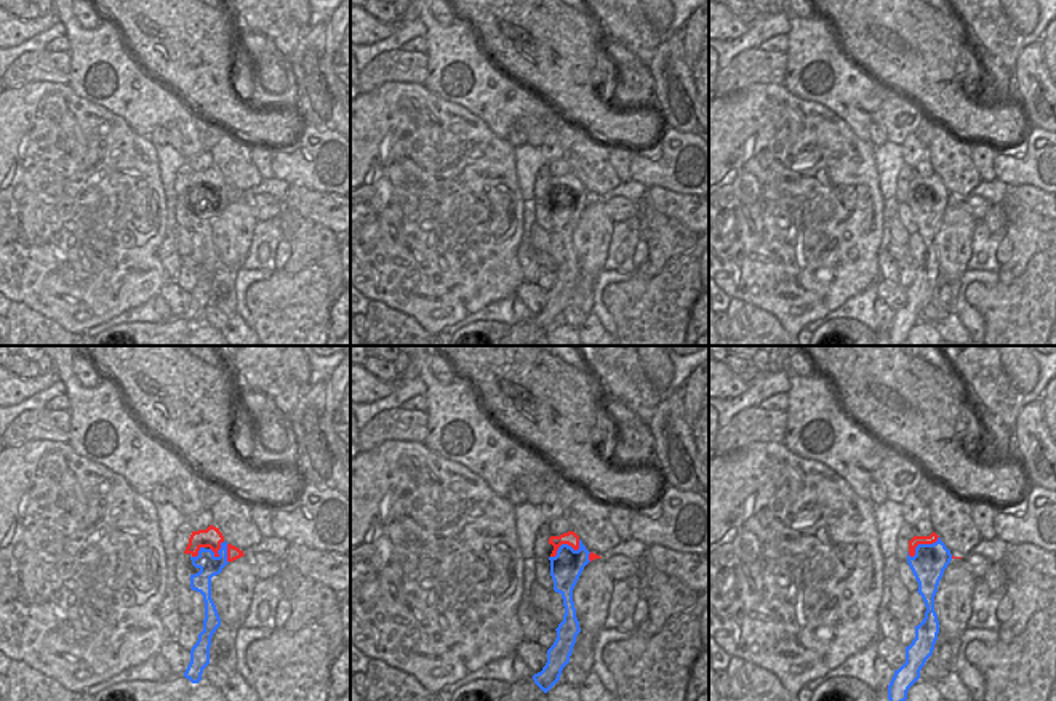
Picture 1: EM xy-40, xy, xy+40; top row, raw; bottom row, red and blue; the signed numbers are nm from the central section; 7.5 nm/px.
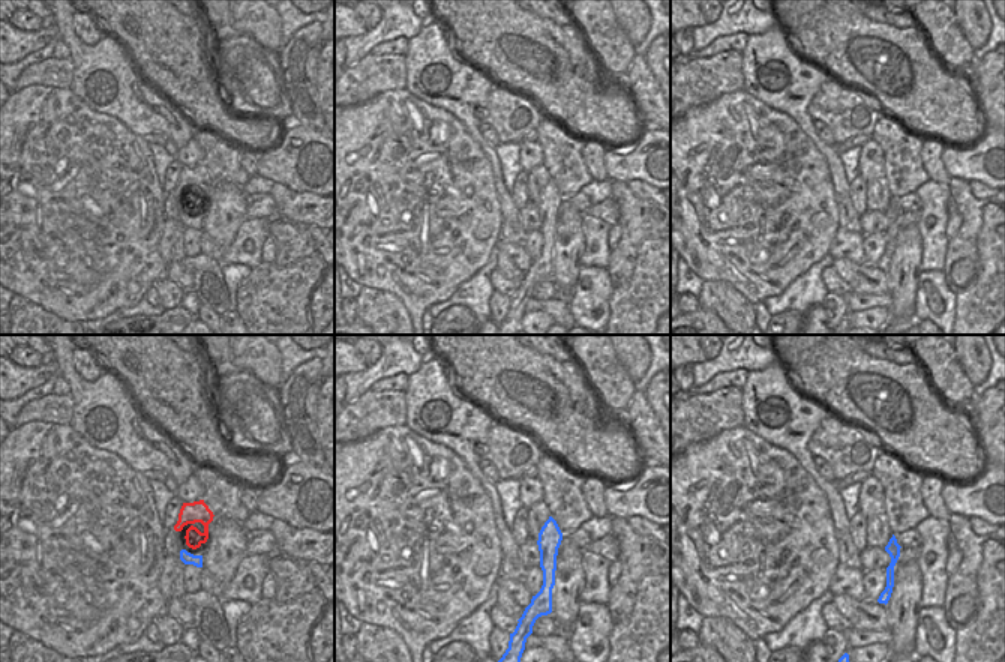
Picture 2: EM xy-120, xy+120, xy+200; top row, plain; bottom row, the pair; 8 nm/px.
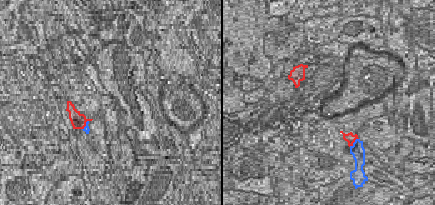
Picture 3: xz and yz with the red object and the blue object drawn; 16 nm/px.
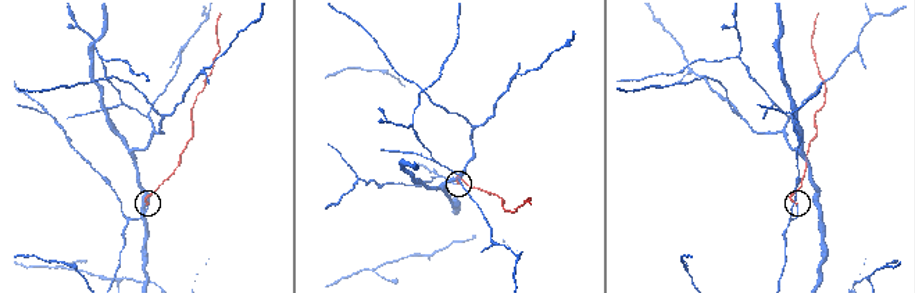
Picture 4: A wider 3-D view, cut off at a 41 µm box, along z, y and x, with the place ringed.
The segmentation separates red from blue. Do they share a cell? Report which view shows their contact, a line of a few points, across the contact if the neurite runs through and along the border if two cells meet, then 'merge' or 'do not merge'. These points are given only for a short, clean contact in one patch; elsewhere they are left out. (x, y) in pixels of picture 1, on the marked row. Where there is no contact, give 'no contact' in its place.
contact in xy; merge

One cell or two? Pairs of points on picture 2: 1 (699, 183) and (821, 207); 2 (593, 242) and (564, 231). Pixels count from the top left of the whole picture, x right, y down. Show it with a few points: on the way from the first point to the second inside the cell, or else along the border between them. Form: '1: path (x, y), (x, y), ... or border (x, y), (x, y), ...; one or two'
1: path (729, 185), (756, 207), (791, 207); one
2: border (582, 215), (584, 252), (579, 266); two

